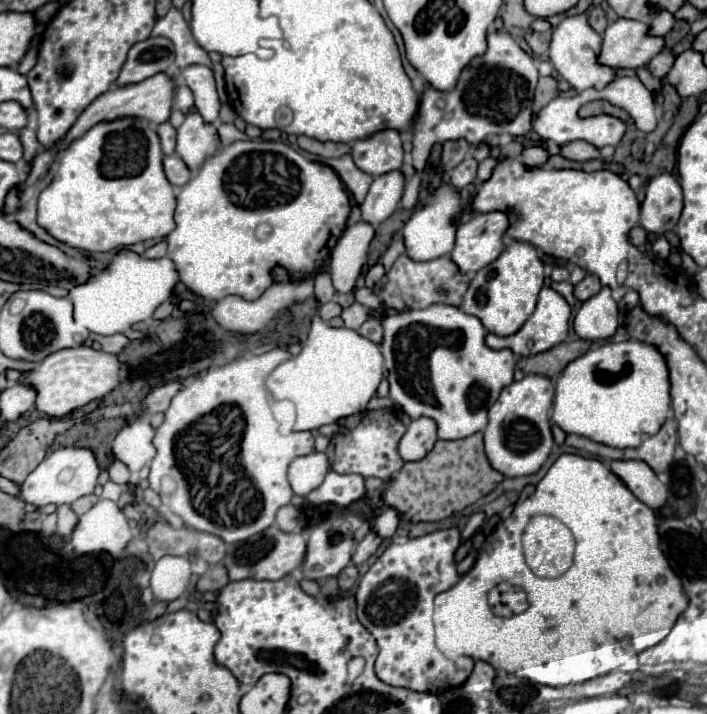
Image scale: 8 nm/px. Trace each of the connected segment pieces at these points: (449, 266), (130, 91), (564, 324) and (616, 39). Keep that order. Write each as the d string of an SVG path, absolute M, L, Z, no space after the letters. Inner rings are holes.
M401 254L381 280L377 294L385 308L395 308L401 312L409 308L427 308L431 304L461 306L467 286L469 286L469 276L459 274L457 266L447 256L429 262L415 262L407 254Z
M155 74L139 84L129 84L123 88L107 90L91 106L87 106L87 110L77 118L77 122L71 126L71 130L65 134L65 138L59 144L65 144L65 142L71 144L75 138L81 138L87 130L91 130L91 126L95 126L99 122L115 122L115 118L145 118L153 124L167 122L169 114L171 114L173 92L175 92L175 82L169 80L167 74Z
M543 288L539 292L539 300L537 300L537 308L535 312L527 318L527 322L511 336L497 336L497 334L487 334L485 342L489 348L493 350L501 350L501 348L509 348L513 350L517 356L533 356L539 352L545 352L557 344L561 344L567 338L567 330L569 330L569 316L571 316L571 308L567 304L567 300L551 290L551 288Z
M619 18L613 24L609 24L607 30L603 32L603 42L601 42L601 52L599 52L599 64L611 66L613 70L619 70L619 68L637 70L637 68L645 66L661 50L663 50L663 38L647 36L647 24L645 22Z

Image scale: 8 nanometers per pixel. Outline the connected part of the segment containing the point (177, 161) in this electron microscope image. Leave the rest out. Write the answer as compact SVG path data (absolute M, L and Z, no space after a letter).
M175 154L163 158L163 168L165 168L165 174L173 186L185 186L187 180L193 176L191 170L185 166L185 162Z

